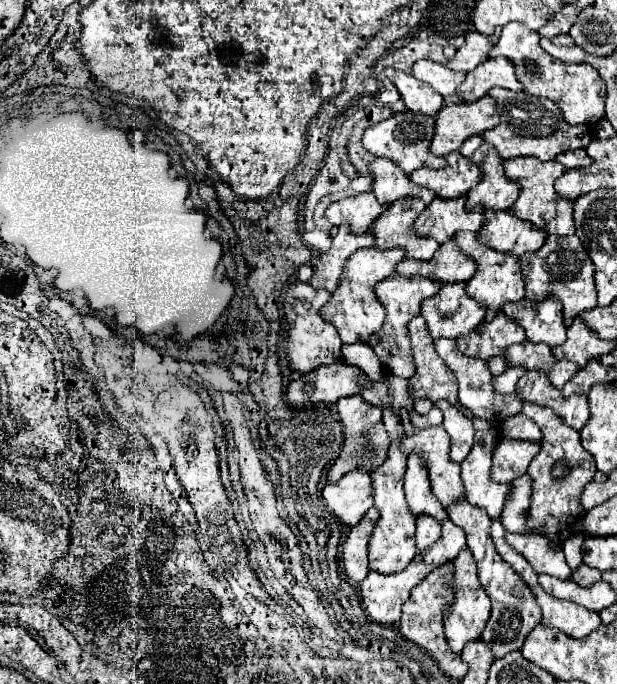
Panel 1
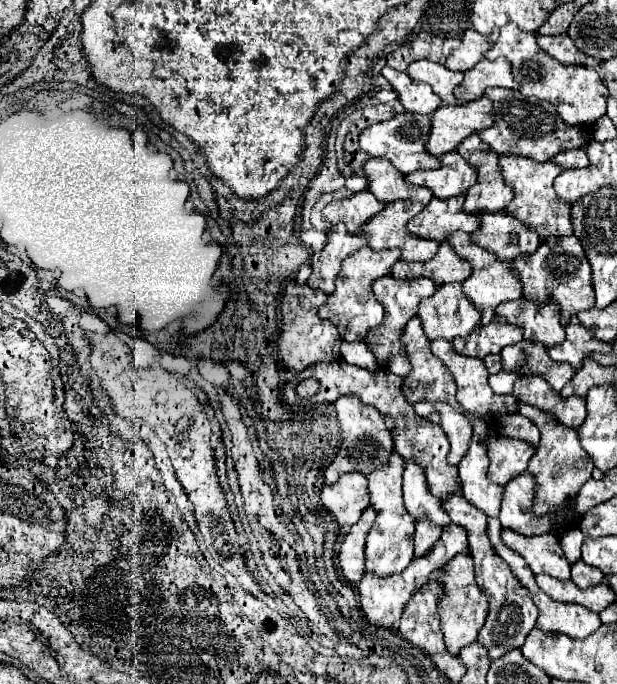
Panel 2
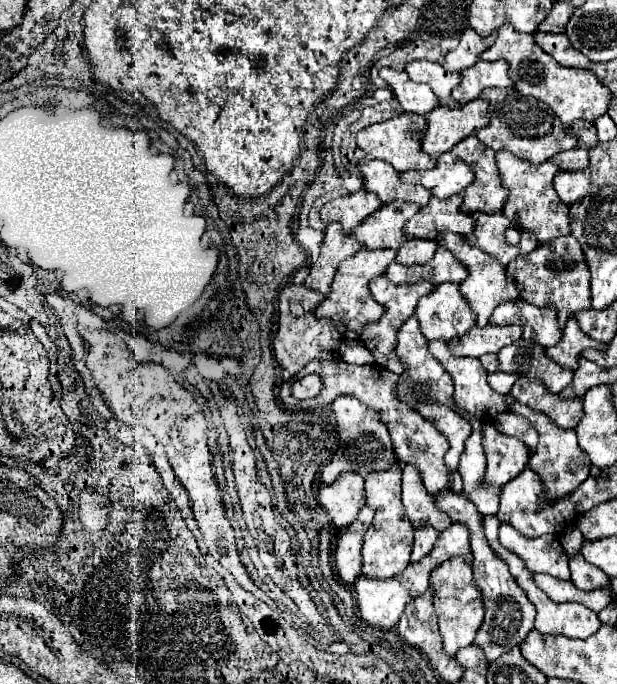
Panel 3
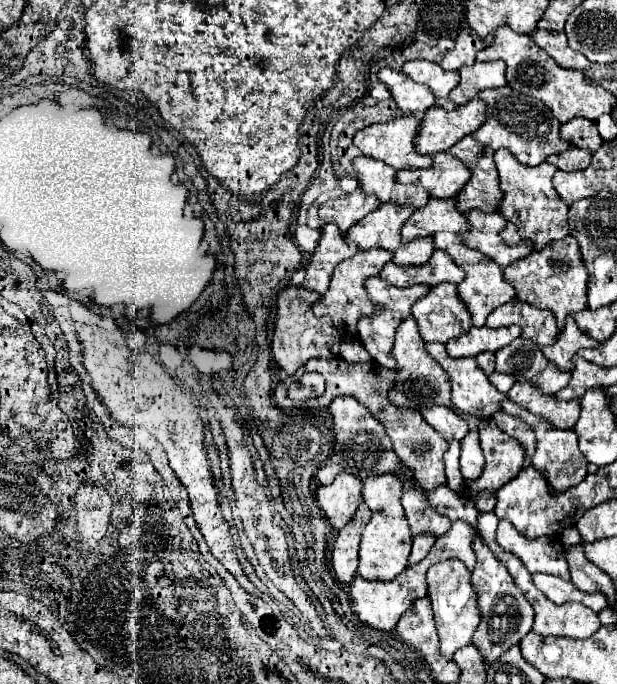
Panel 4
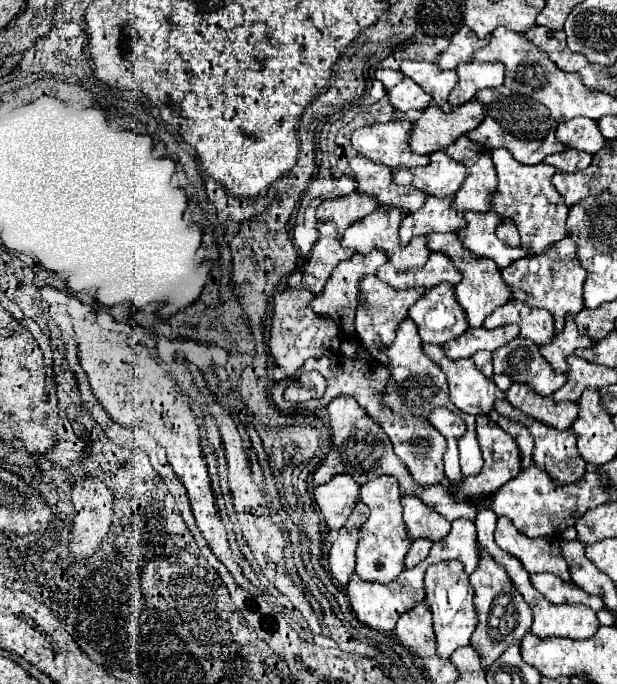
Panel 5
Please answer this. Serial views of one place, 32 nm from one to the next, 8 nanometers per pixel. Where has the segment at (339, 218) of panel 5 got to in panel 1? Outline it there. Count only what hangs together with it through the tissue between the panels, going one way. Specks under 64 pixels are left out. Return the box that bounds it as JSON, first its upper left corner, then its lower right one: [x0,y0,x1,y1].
[326,192,384,234]

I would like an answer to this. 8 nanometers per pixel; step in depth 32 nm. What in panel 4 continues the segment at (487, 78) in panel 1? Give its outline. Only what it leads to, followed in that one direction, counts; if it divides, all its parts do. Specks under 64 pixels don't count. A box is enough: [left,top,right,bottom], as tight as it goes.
[450,62,506,104]

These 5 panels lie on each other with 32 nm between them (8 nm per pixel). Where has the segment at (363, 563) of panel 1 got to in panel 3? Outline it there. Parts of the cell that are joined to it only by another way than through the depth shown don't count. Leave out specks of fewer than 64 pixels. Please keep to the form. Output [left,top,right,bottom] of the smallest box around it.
[334,506,372,584]

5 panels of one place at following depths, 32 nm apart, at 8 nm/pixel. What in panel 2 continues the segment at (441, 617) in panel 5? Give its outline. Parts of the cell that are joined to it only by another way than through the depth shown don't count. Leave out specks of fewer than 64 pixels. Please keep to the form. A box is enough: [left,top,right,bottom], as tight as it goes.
[438,554,488,656]

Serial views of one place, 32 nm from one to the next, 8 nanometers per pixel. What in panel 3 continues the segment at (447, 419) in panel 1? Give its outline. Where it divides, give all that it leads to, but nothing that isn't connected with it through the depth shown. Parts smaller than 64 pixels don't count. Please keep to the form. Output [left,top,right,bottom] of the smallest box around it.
[416,404,470,494]

